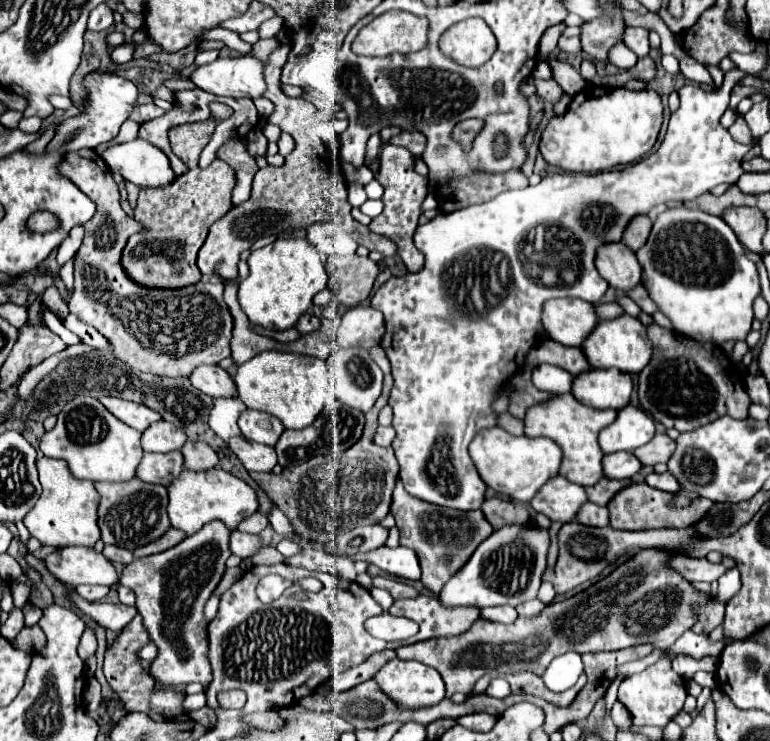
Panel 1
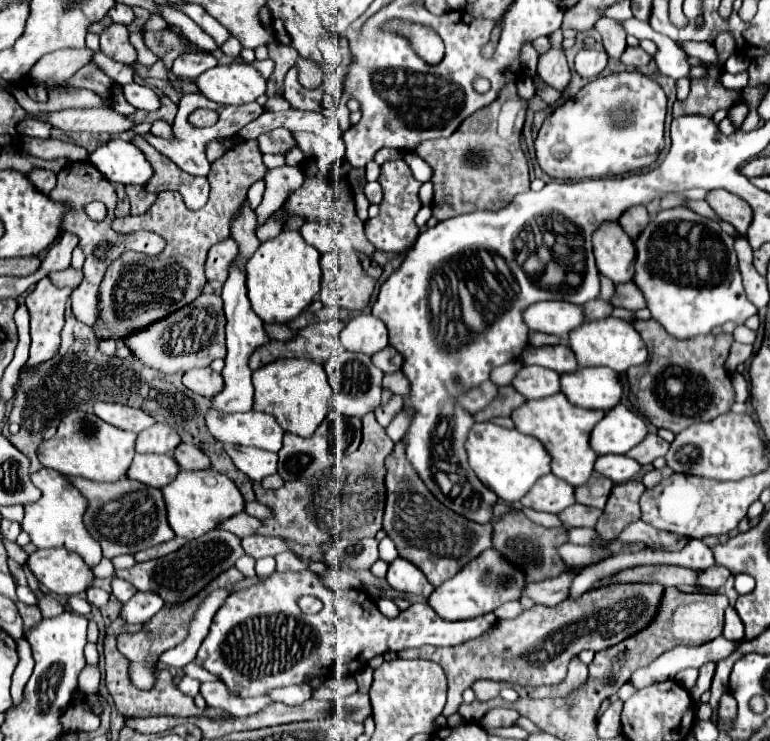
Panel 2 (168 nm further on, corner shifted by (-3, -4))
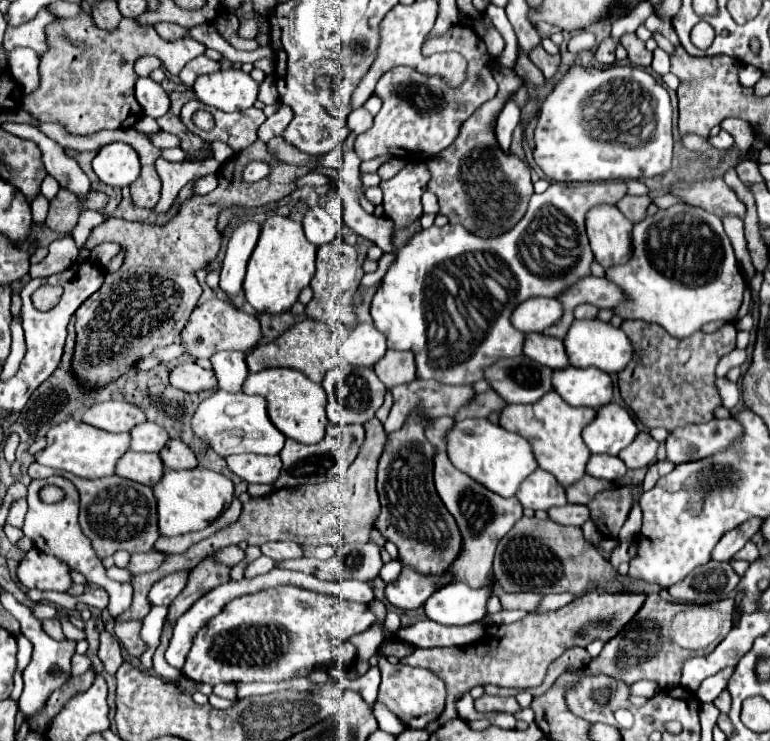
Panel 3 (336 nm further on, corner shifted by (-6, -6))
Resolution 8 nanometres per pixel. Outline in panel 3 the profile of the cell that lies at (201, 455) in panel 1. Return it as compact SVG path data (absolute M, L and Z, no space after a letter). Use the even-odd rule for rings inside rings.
M169 439L167 447L159 451L159 457L165 465L165 469L193 469L197 467L195 453L179 439Z

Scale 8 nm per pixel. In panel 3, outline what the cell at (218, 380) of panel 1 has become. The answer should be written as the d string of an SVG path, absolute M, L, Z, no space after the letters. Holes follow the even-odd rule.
M193 361L177 365L169 373L169 383L175 389L187 391L187 393L199 393L199 391L217 387L217 379L215 379L213 371L211 369L203 369L197 363L193 363Z

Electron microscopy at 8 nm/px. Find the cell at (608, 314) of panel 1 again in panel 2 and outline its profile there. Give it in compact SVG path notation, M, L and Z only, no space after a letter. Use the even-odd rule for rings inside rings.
M596 299L596 301L588 301L588 305L582 307L584 309L584 315L588 321L594 321L594 319L606 319L612 315L612 305L608 301L602 301L602 299Z

